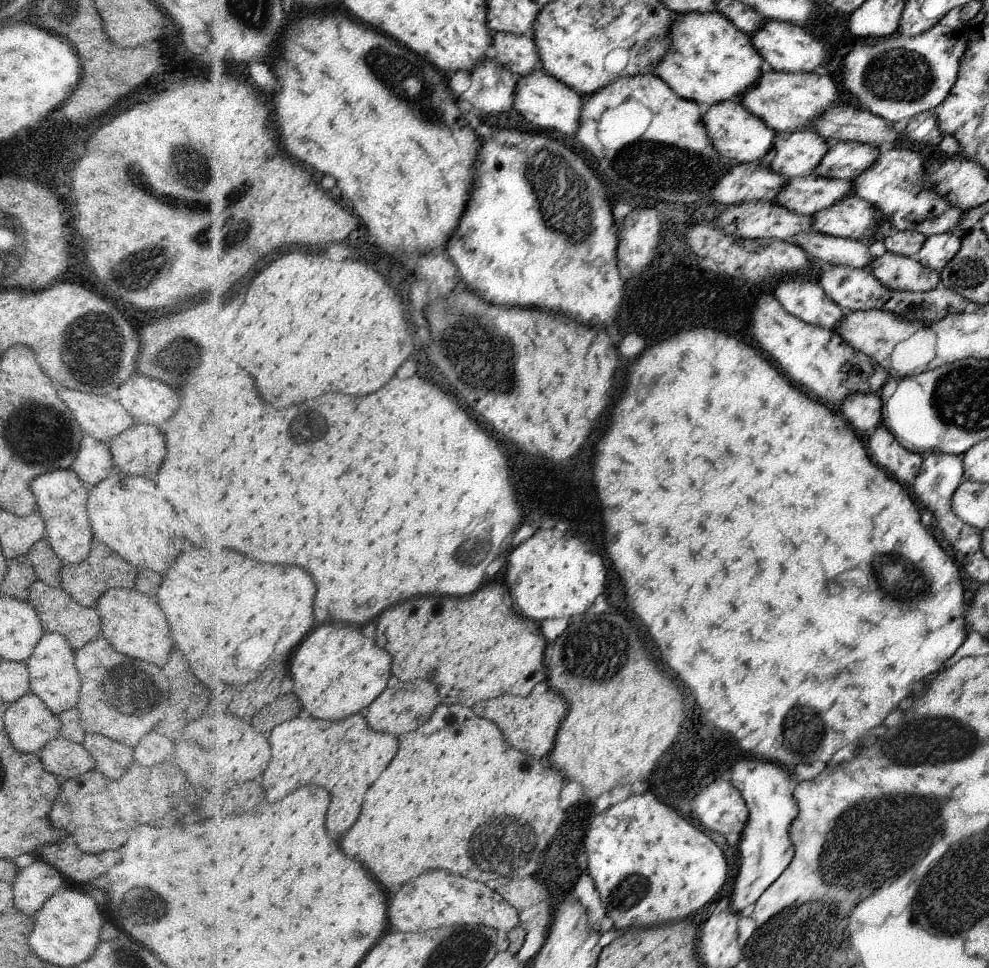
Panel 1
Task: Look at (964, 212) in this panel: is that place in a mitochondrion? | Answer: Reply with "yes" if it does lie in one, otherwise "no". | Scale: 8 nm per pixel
no

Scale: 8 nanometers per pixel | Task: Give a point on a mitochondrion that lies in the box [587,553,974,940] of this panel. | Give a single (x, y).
(868, 832)

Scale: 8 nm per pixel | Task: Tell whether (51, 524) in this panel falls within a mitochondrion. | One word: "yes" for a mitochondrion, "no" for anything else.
no

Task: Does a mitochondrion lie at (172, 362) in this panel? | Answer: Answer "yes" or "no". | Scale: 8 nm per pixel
yes

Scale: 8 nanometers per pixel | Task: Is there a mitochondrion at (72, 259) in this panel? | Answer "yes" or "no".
no

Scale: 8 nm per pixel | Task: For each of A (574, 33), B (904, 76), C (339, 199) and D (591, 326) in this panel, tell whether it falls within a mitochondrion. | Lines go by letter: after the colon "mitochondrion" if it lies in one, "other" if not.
A: other
B: mitochondrion
C: other
D: other

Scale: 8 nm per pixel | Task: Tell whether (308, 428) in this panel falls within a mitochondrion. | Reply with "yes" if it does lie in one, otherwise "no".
yes

